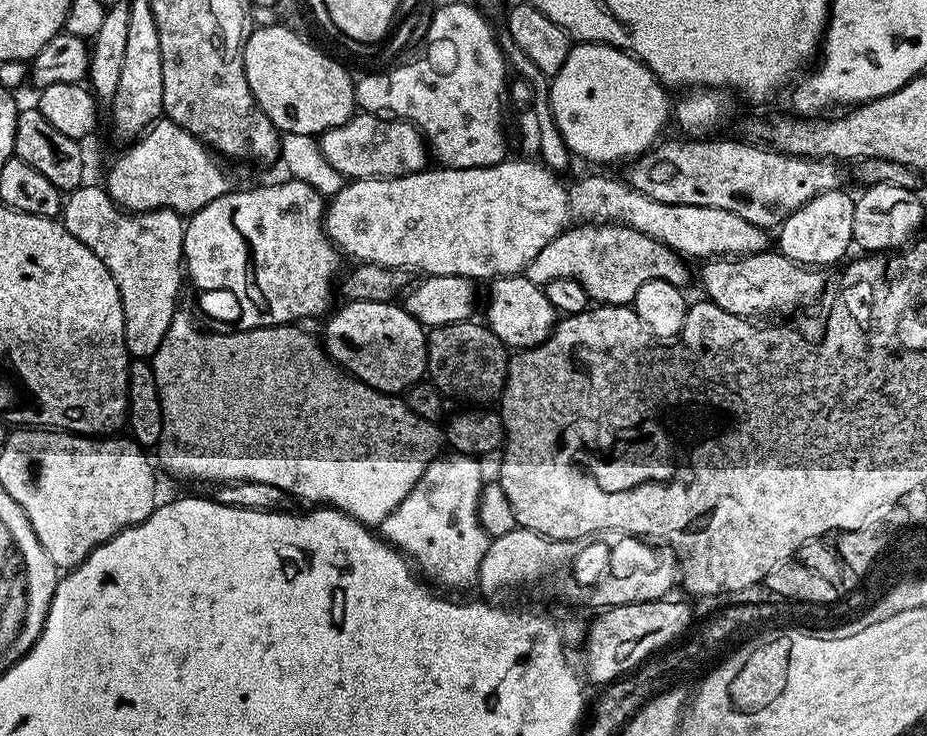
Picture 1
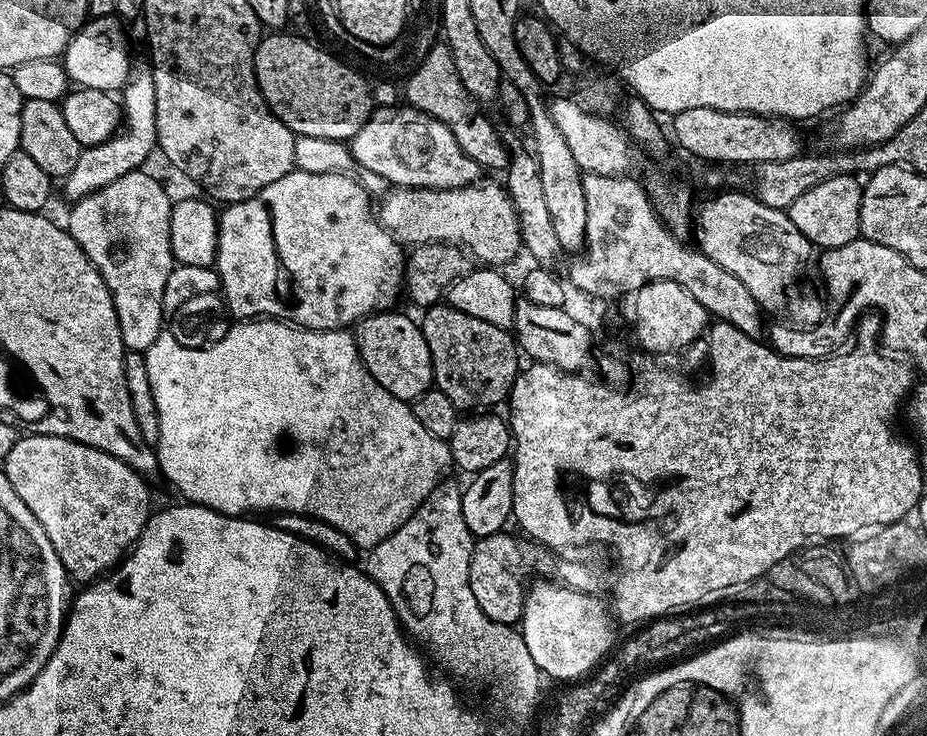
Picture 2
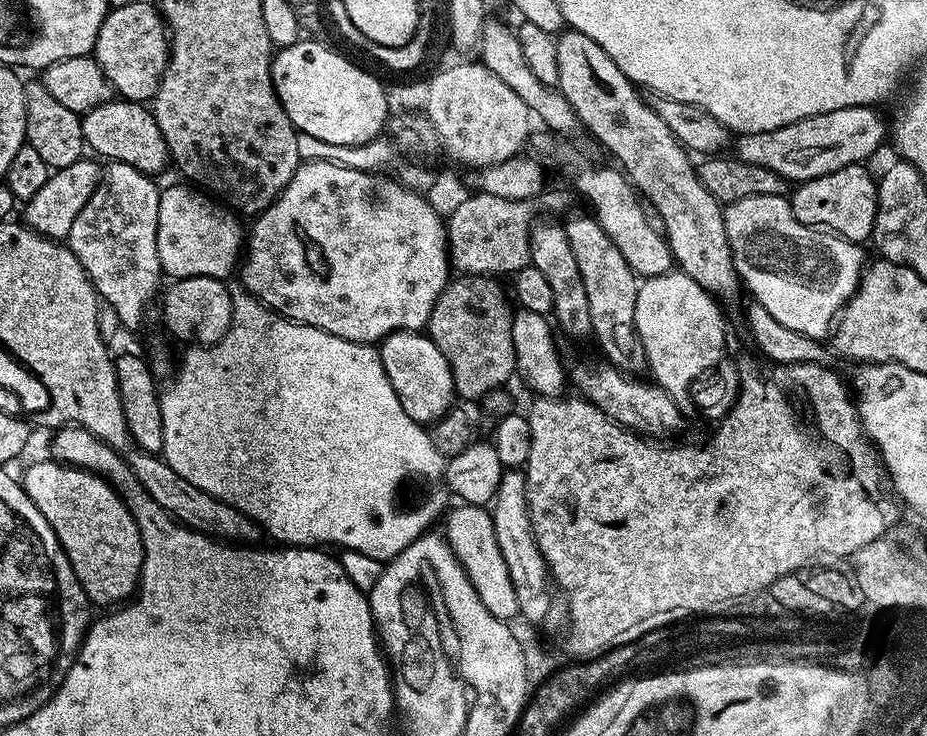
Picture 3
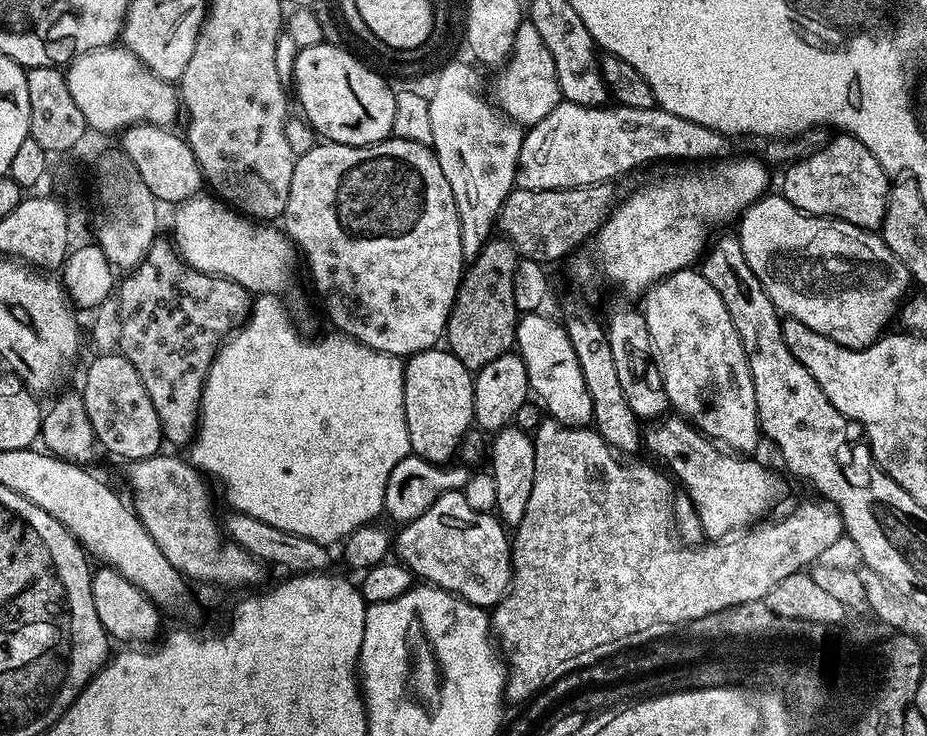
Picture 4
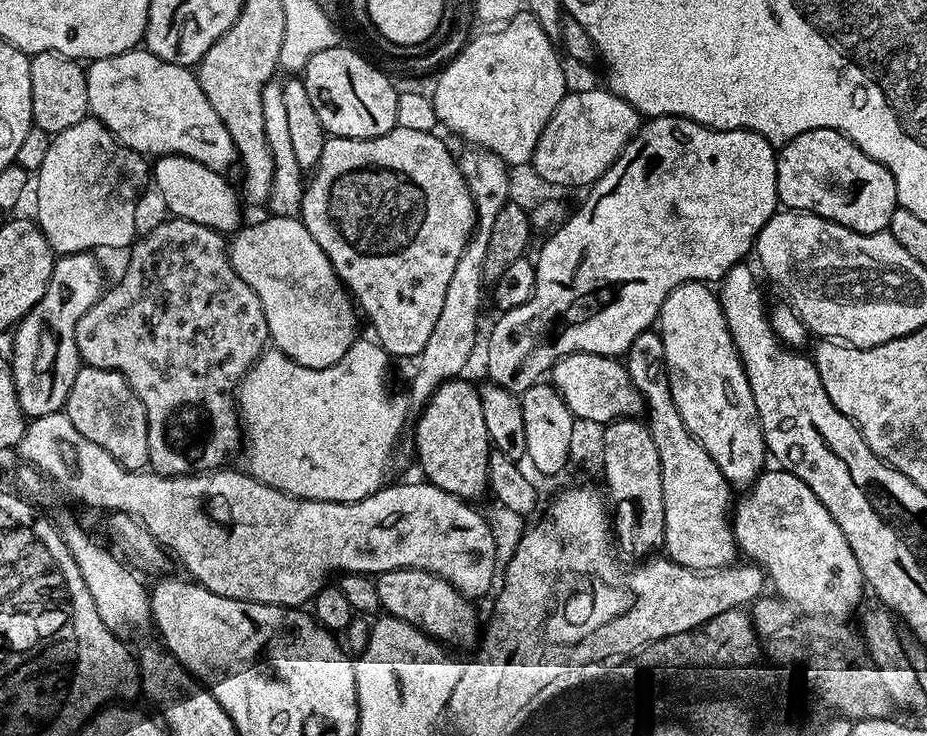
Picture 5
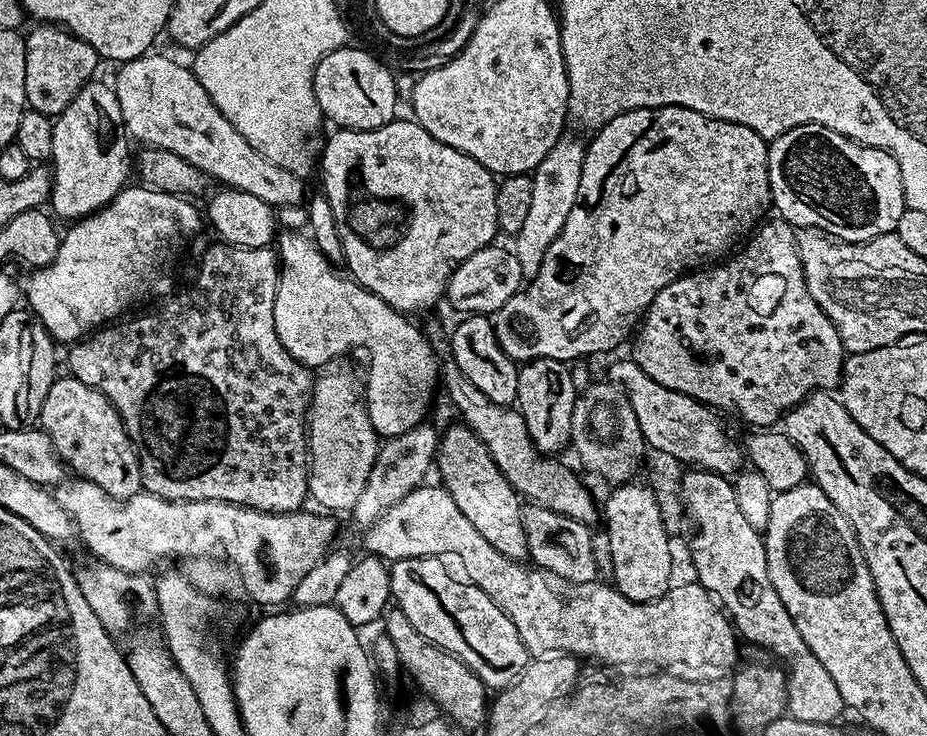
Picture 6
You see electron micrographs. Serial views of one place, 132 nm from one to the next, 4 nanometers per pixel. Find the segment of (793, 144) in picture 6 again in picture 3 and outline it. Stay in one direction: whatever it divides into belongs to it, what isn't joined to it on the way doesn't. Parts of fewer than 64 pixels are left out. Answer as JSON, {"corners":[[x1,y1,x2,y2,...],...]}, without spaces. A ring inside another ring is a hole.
{"corners":[[851,164,842,170,834,170,834,174,822,174,822,178,803,181,796,193,791,193,794,218,798,222,810,224,838,236,845,236,847,240,863,245,874,230,874,218,878,210,876,197,875,175,867,172,864,164]]}

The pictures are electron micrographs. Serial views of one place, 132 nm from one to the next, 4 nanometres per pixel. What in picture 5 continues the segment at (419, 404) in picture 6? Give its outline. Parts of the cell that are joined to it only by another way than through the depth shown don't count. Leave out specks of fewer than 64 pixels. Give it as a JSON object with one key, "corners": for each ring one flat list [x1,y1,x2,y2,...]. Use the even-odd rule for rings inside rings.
{"corners":[[269,215,267,219,260,220,249,228,241,227,231,237,228,257,232,260,234,270,240,275,242,282,246,282,246,286,250,286,254,294,258,294,275,351,286,354,291,360,307,368,325,368,336,364,342,354,346,354,346,350,350,350,350,346,358,339,357,305,338,278,330,258,326,258,322,246,318,246,310,230,306,230,303,220,296,216,273,215]]}

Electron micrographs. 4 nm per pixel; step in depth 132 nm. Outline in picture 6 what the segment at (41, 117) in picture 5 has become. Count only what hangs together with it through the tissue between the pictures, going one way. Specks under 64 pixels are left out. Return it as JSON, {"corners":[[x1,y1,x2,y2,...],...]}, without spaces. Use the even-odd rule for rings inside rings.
{"corners":[[40,22,32,33,24,36,26,46,26,98,25,105,38,114,58,117,68,107,85,83,97,74,96,67,102,64,102,58,82,38,78,38,67,28,58,24]]}

